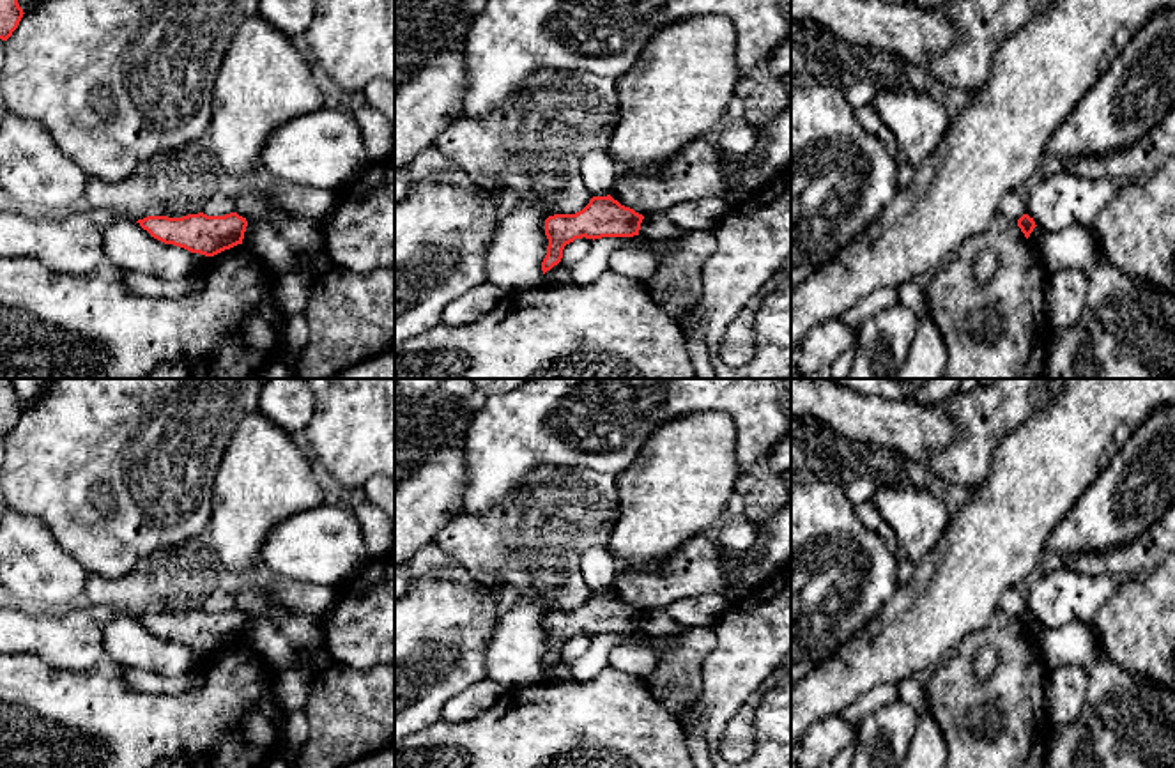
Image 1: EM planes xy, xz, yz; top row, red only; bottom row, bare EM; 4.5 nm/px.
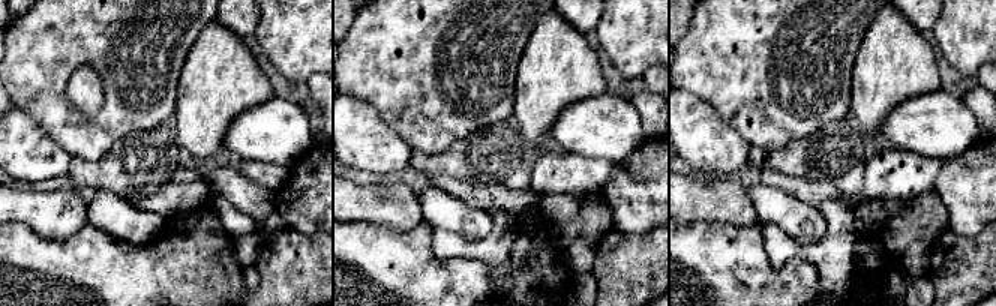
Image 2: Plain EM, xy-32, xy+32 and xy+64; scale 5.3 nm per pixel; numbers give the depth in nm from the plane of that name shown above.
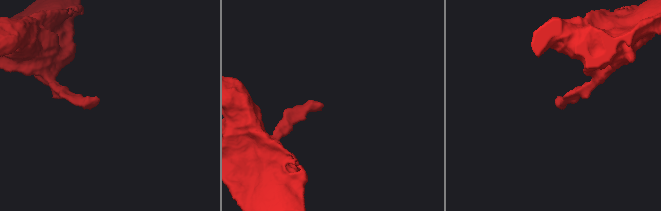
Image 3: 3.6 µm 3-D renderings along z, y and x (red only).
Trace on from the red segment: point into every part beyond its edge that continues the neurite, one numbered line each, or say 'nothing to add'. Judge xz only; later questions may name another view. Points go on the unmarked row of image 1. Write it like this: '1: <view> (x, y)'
nothing to add

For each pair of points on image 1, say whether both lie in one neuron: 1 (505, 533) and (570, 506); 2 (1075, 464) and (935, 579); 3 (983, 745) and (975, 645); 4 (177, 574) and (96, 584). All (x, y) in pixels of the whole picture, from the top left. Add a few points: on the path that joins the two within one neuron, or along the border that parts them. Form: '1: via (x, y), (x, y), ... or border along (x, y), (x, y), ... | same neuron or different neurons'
1: via (521, 533), (538, 533), (554, 517) | same neuron
2: via (1039, 489), (970, 558) | same neuron
3: via (979, 721), (963, 705), (963, 669) | same neuron
4: via (158, 583), (147, 588), (115, 588) | same neuron

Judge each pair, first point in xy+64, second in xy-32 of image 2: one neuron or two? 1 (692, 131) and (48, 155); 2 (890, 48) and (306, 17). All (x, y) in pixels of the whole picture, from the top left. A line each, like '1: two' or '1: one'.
1: one
2: two

